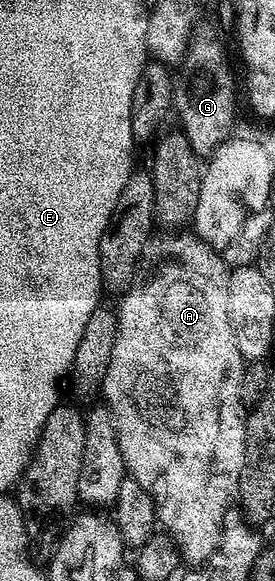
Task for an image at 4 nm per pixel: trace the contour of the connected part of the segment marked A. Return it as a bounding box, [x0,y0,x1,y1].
[101,232,245,564]

